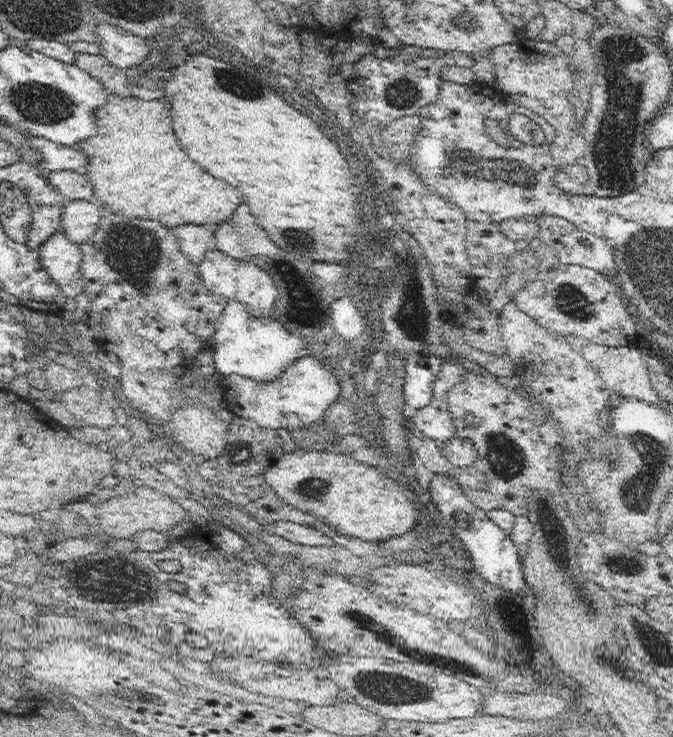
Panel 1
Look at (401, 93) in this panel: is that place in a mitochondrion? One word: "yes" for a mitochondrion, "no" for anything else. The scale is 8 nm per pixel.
yes

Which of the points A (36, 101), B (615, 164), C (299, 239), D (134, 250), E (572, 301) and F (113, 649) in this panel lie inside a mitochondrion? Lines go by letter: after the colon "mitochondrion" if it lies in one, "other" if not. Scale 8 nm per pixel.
A: mitochondrion
B: mitochondrion
C: mitochondrion
D: mitochondrion
E: mitochondrion
F: other

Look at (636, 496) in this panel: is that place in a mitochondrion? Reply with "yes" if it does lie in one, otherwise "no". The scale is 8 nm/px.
yes

